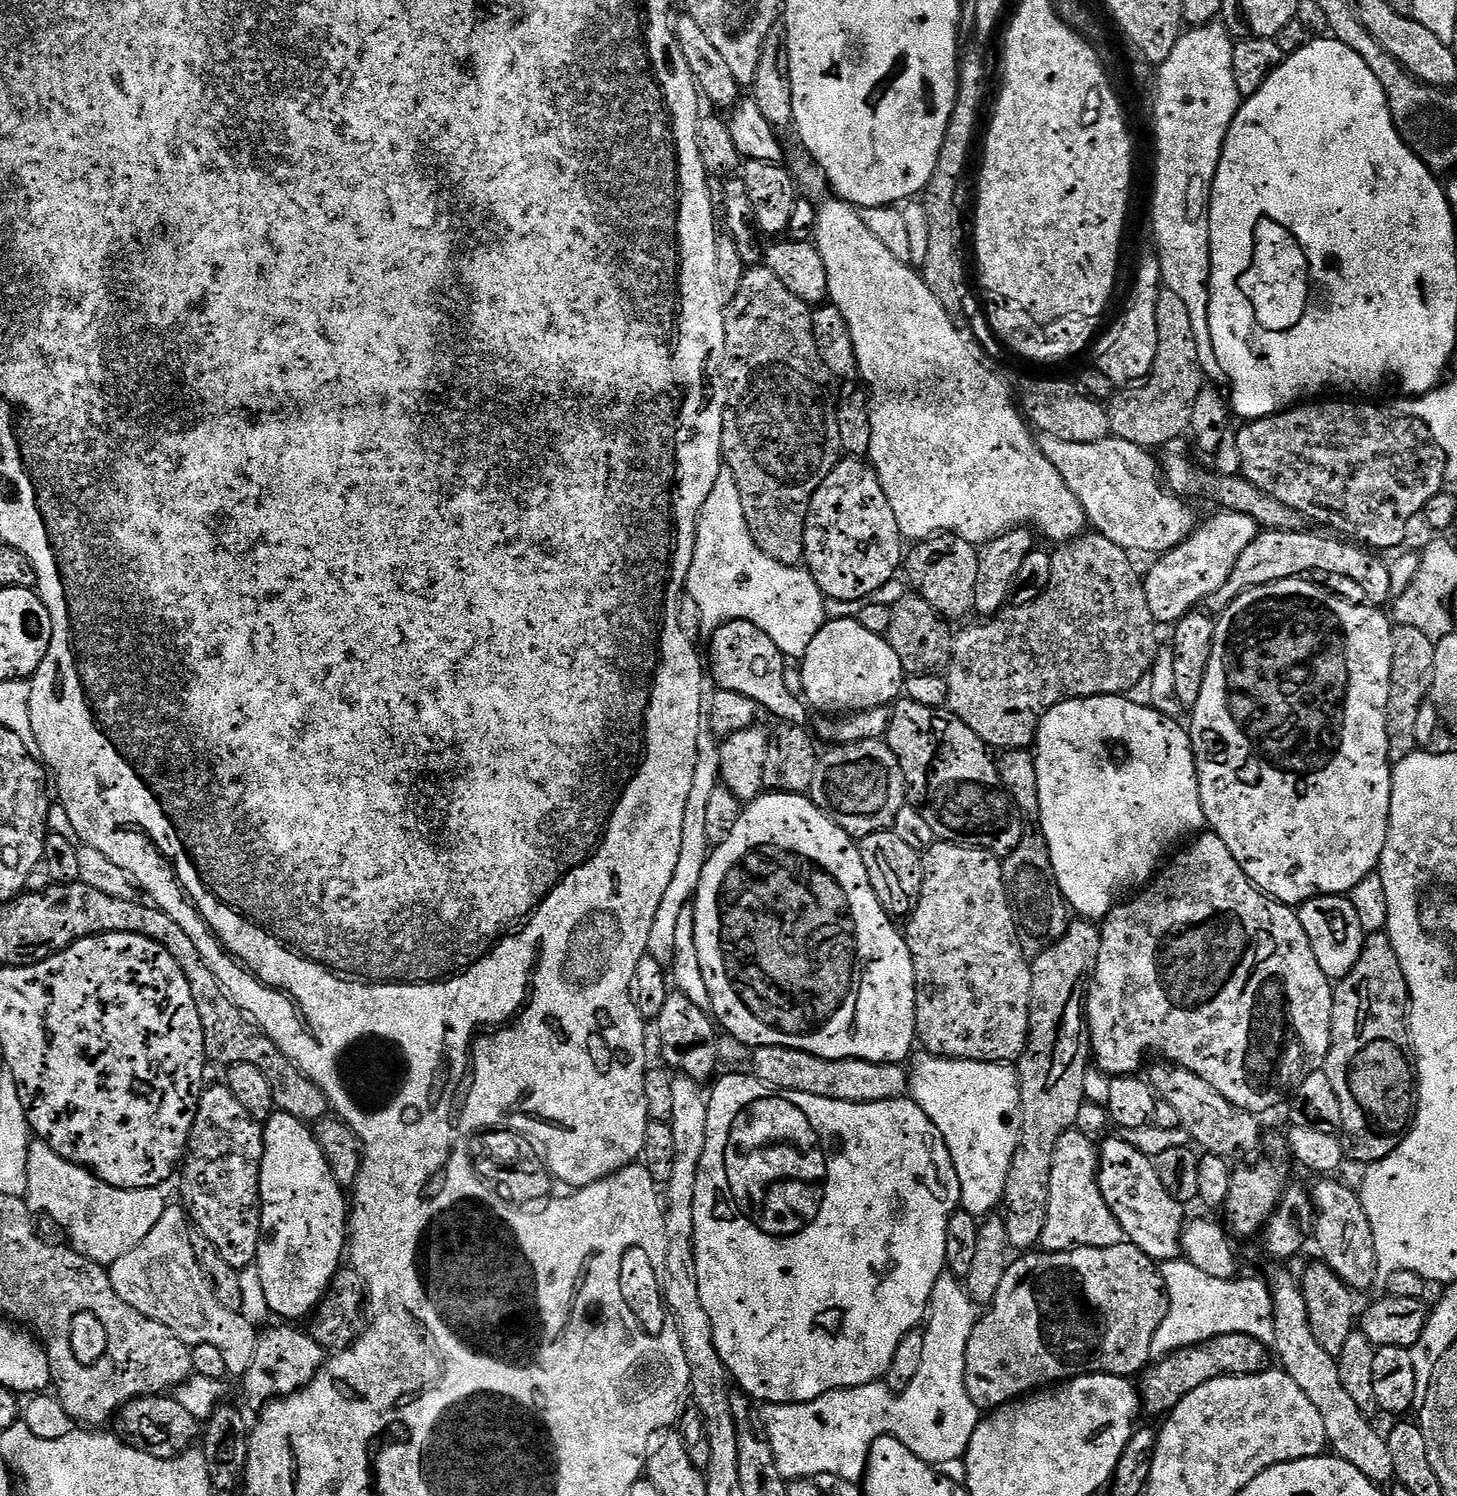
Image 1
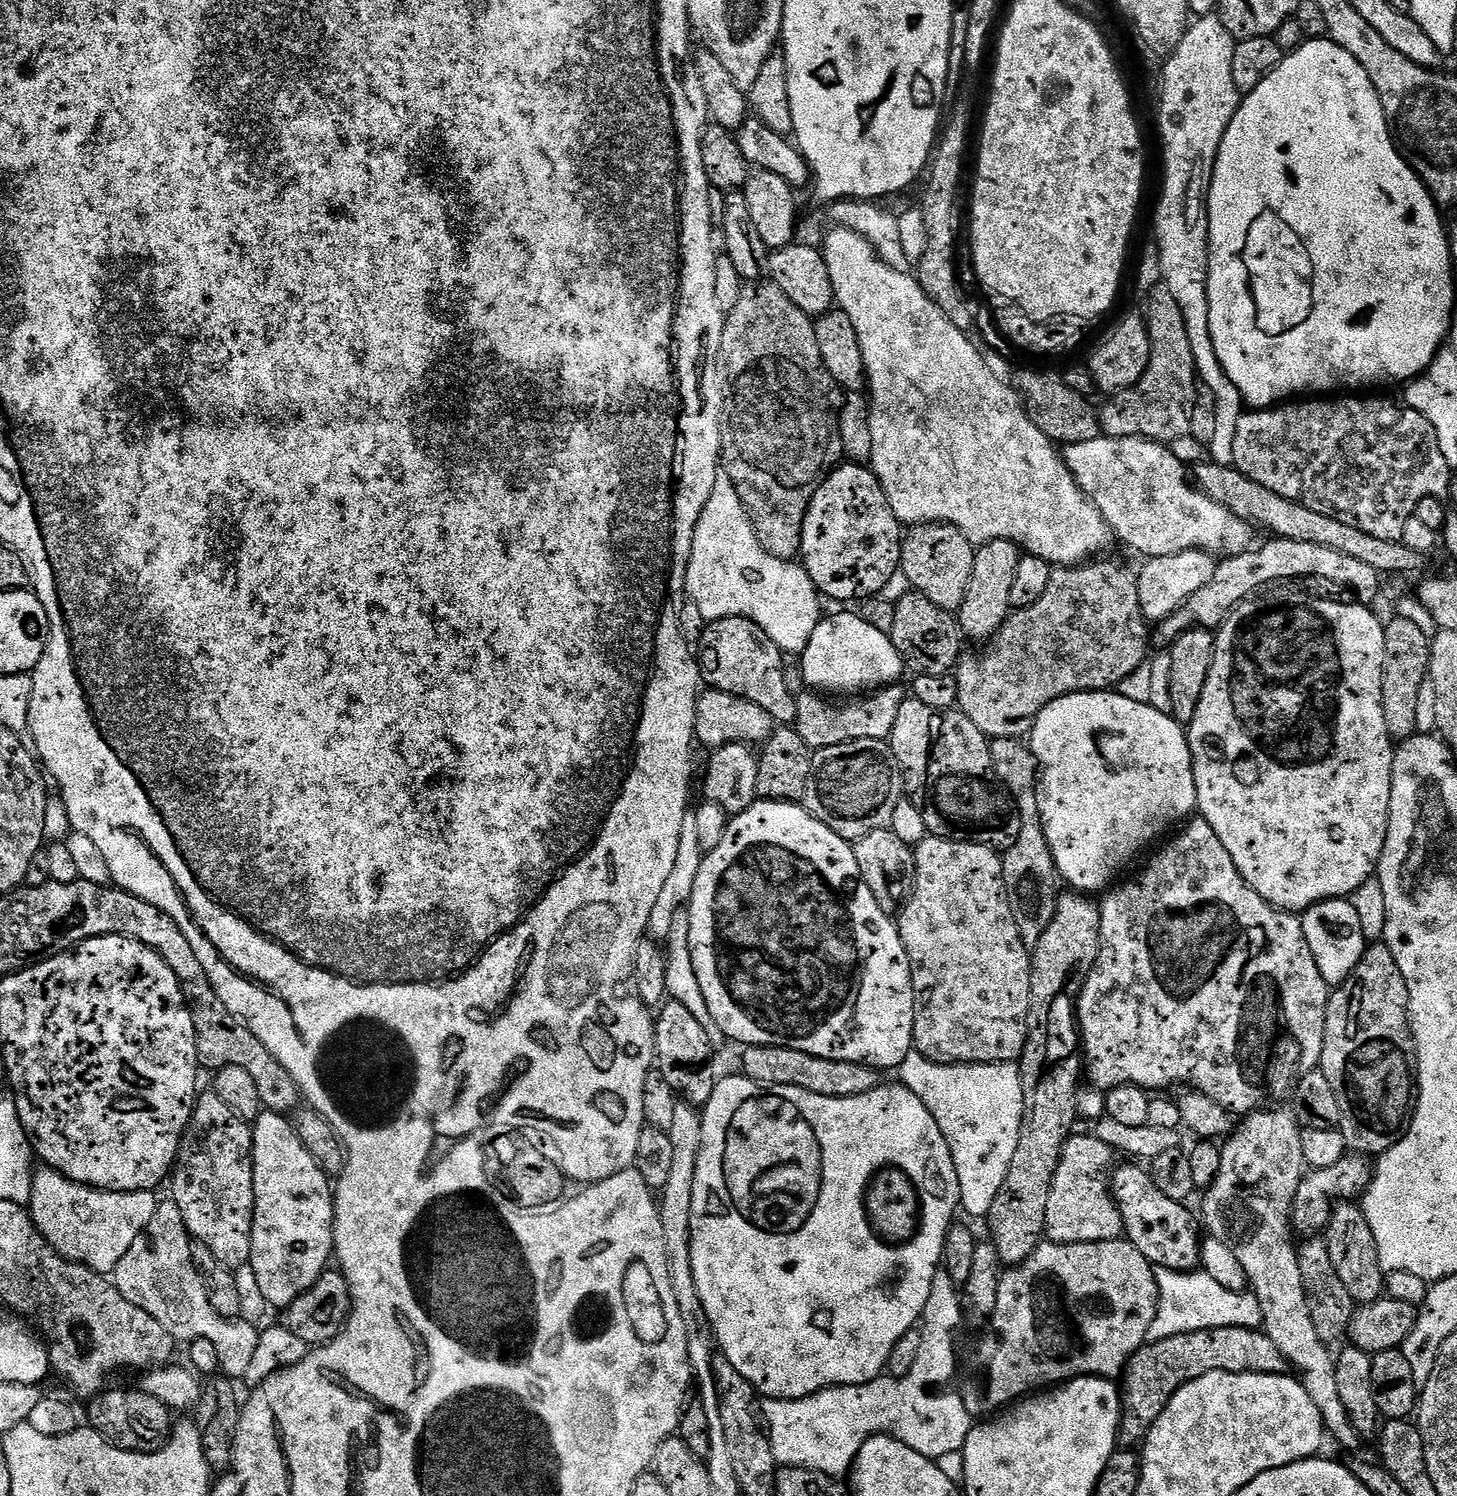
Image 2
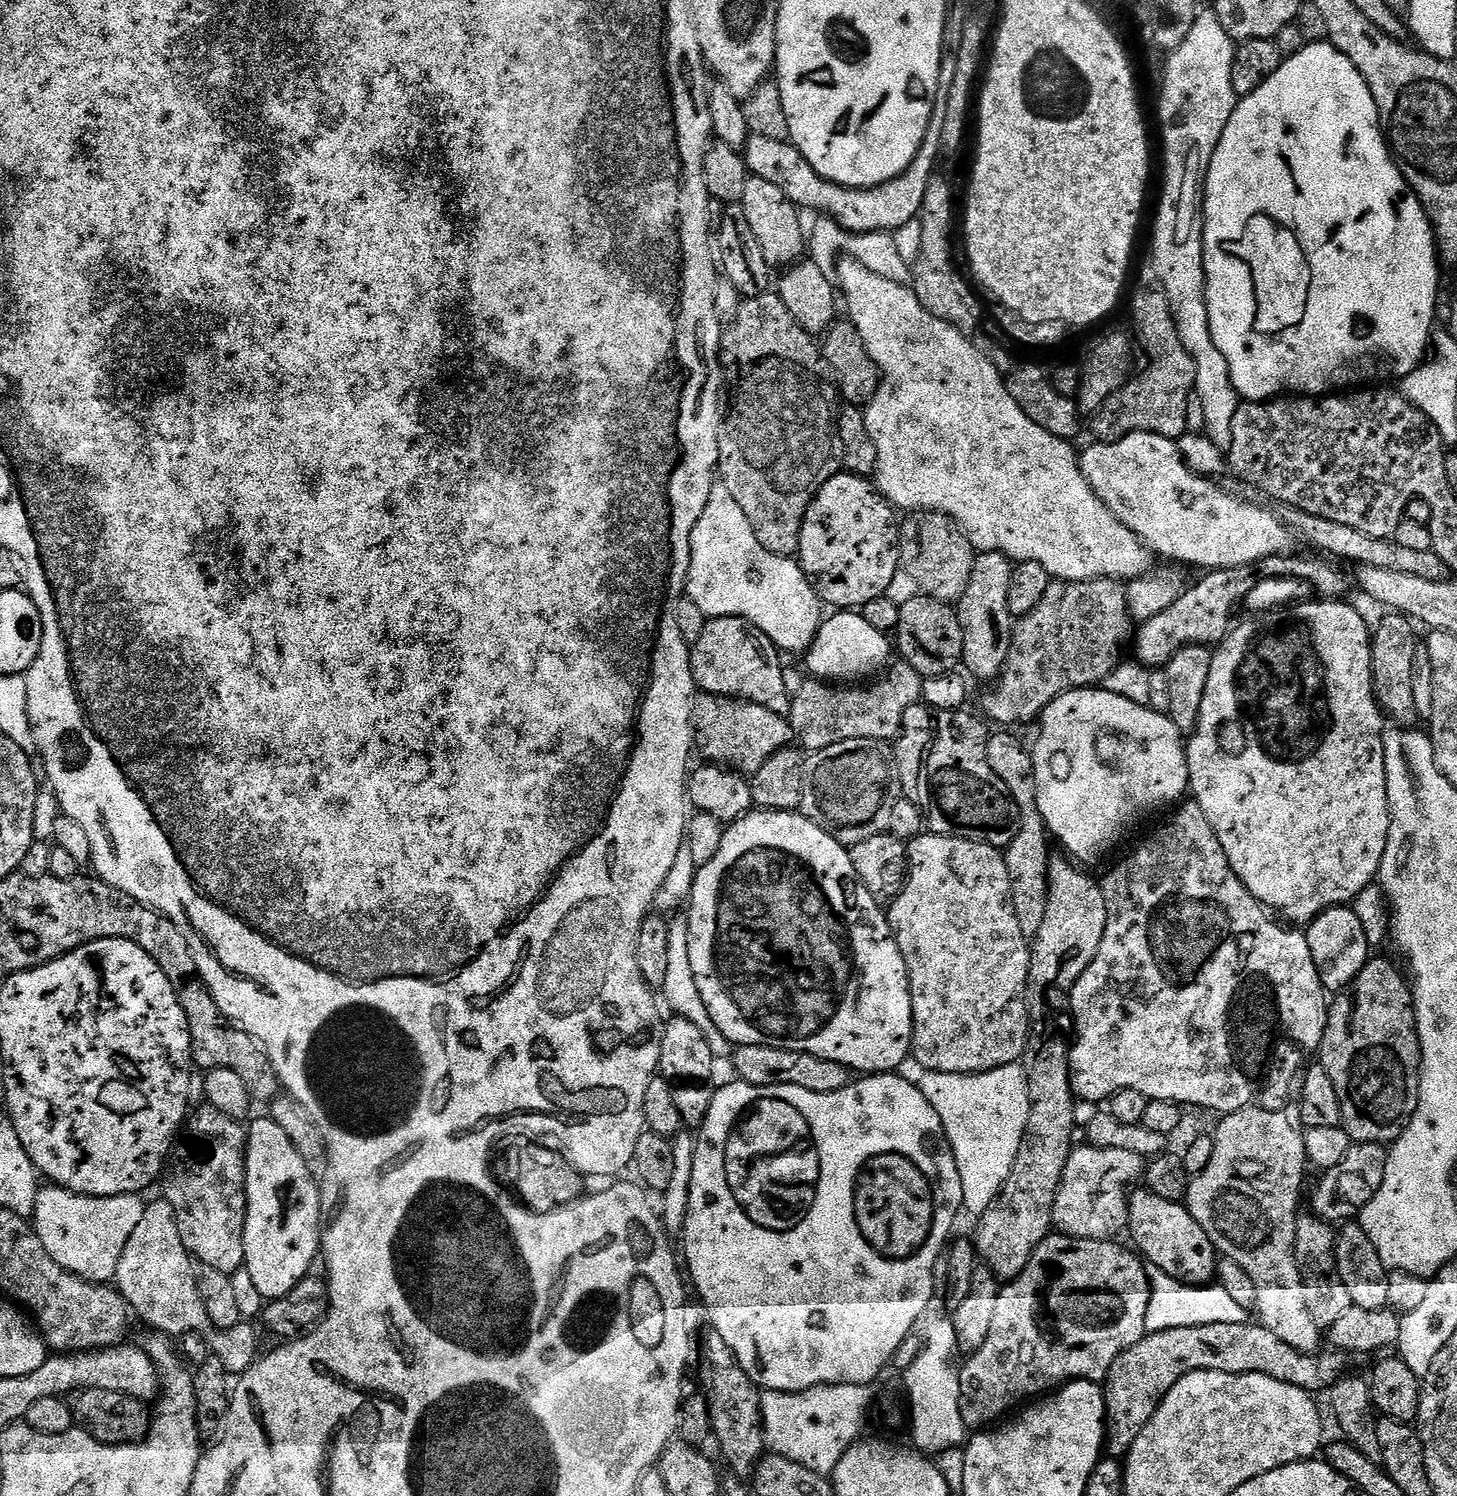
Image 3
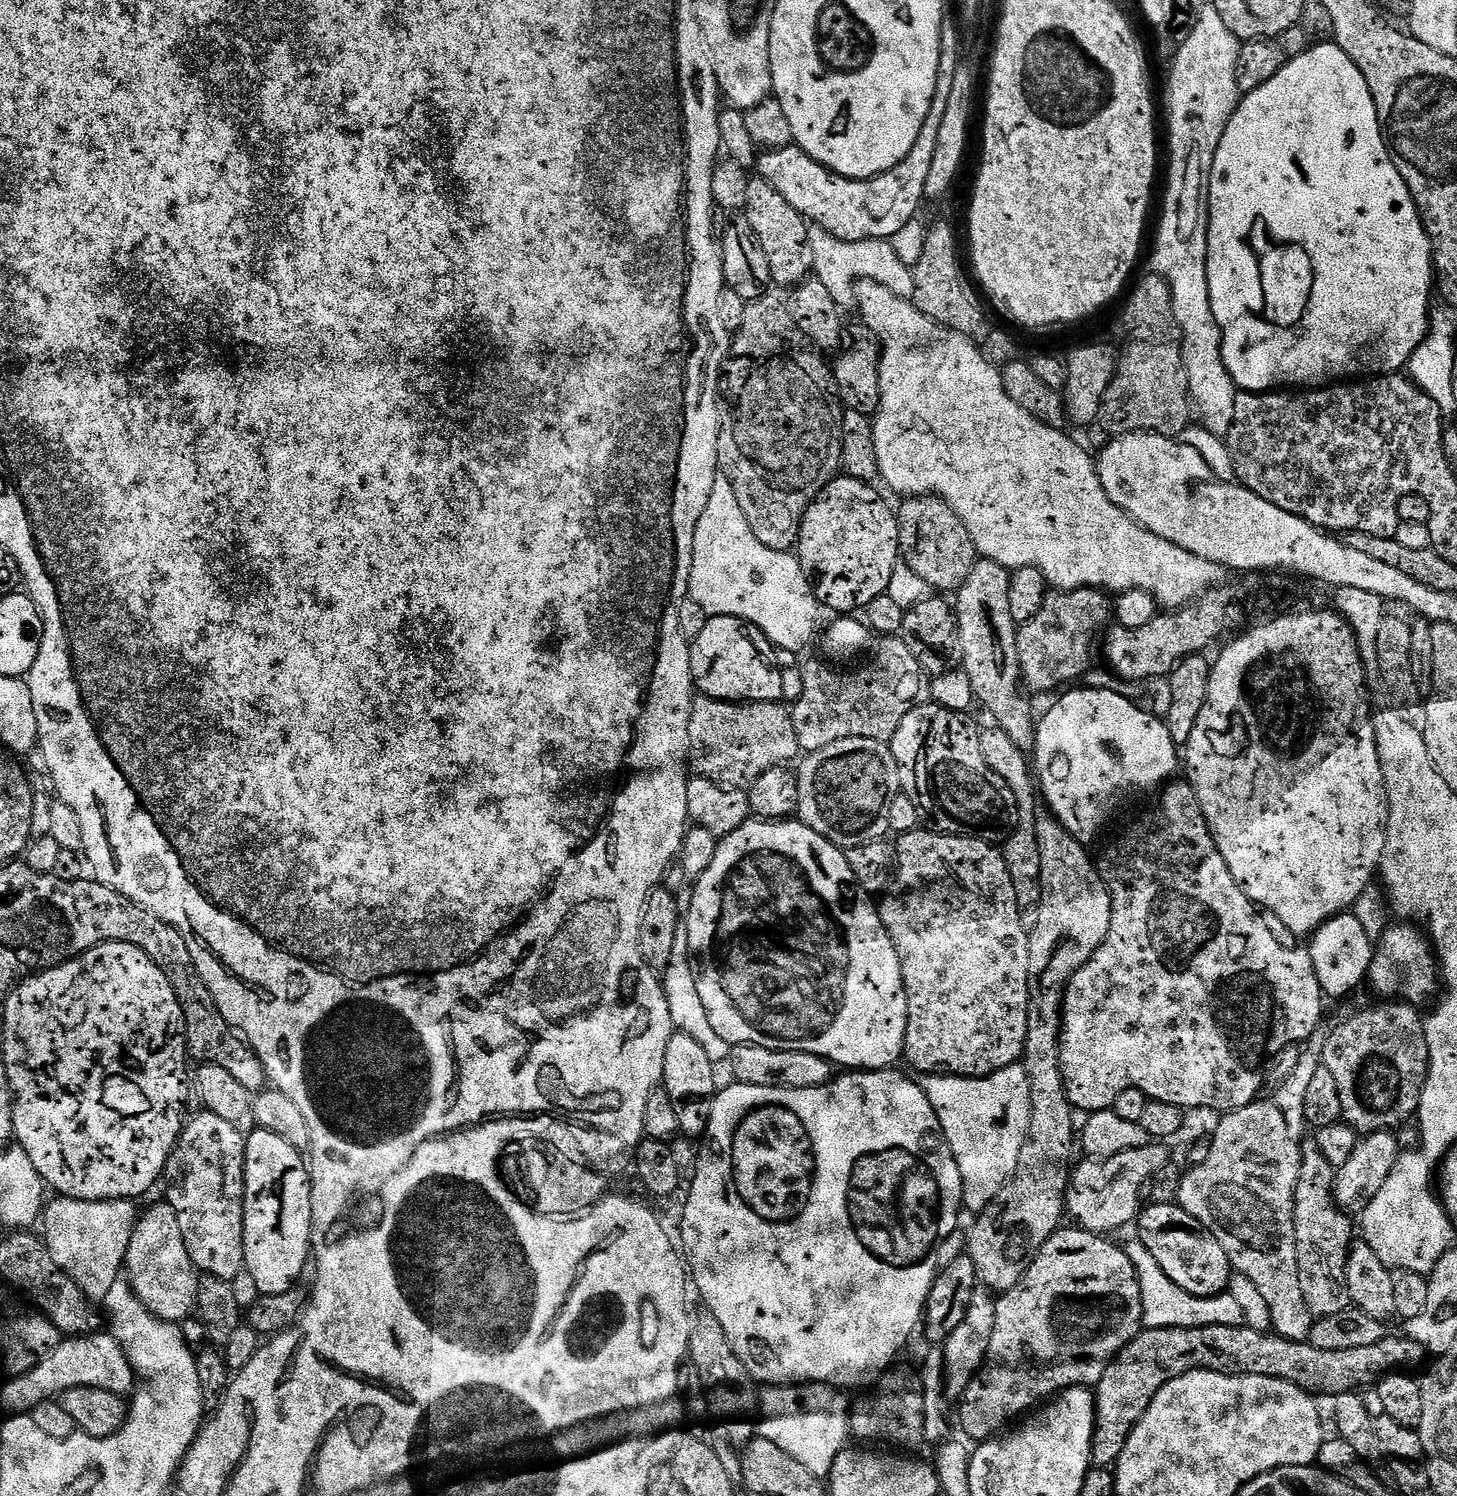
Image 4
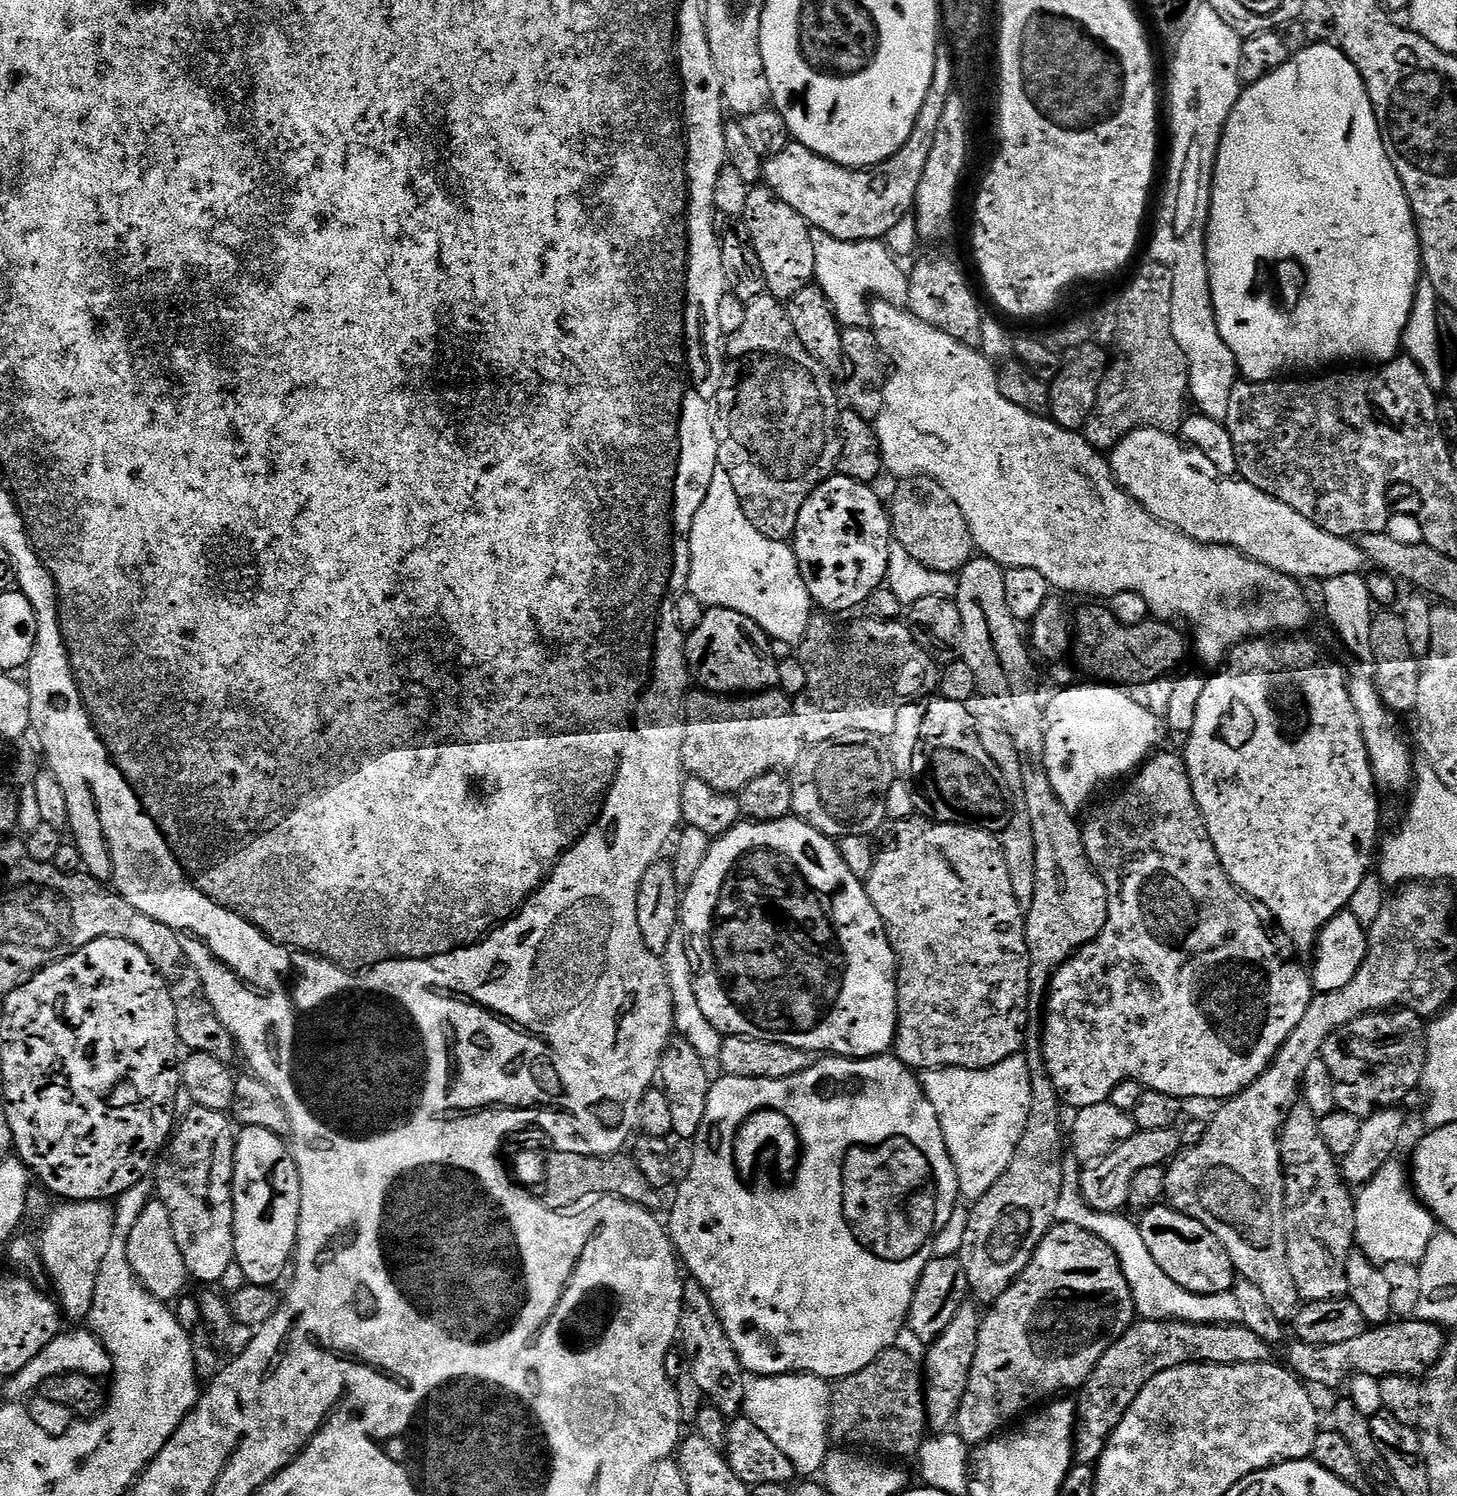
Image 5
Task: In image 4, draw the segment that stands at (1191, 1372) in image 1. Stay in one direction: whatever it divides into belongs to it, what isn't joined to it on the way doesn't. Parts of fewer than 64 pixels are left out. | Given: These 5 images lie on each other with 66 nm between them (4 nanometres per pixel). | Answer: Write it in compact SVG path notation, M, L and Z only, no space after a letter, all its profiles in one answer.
M1206 1325L1201 1328L1144 1328L1133 1340L1127 1341L1116 1353L1115 1357L1104 1365L1104 1371L1099 1373L1100 1380L1094 1387L1096 1397L1096 1429L1092 1435L1092 1455L1100 1462L1115 1462L1126 1446L1126 1438L1134 1430L1134 1426L1146 1414L1148 1404L1174 1378L1187 1372L1201 1368L1211 1372L1230 1372L1234 1376L1269 1376L1290 1382L1304 1392L1317 1397L1333 1398L1344 1393L1355 1393L1363 1384L1375 1385L1381 1376L1397 1370L1408 1370L1411 1364L1425 1359L1426 1353L1419 1344L1408 1339L1403 1334L1384 1338L1372 1346L1355 1347L1346 1350L1316 1349L1309 1342L1285 1340L1275 1334L1265 1334L1253 1328L1238 1325Z

